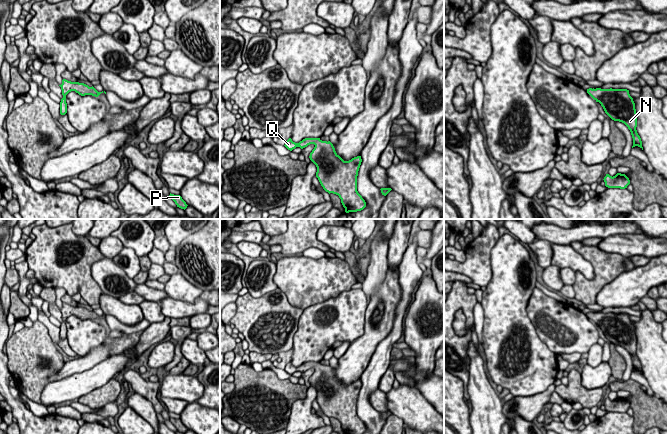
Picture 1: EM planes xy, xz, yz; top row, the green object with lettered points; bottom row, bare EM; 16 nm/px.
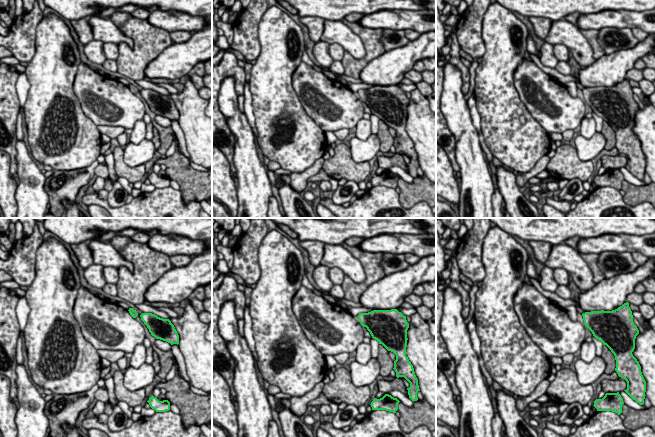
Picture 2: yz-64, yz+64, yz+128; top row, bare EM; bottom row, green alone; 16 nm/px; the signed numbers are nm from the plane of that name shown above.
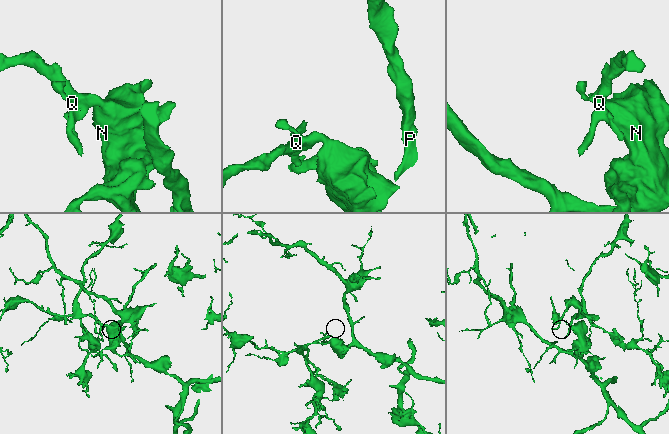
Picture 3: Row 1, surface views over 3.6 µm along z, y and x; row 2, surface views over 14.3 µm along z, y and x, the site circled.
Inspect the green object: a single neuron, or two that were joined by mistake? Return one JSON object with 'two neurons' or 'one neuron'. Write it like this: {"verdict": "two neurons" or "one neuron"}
{"verdict": "one neuron"}

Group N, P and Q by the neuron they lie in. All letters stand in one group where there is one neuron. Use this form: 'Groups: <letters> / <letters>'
Groups: N P Q

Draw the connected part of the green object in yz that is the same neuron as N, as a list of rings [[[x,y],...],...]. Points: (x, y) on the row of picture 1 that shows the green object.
[[[587,89],[587,93],[601,104],[605,113],[614,121],[624,123],[631,132],[633,147],[643,150],[642,141],[637,133],[637,113],[633,98],[627,89]]]

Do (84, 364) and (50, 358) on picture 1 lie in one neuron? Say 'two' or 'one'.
two

